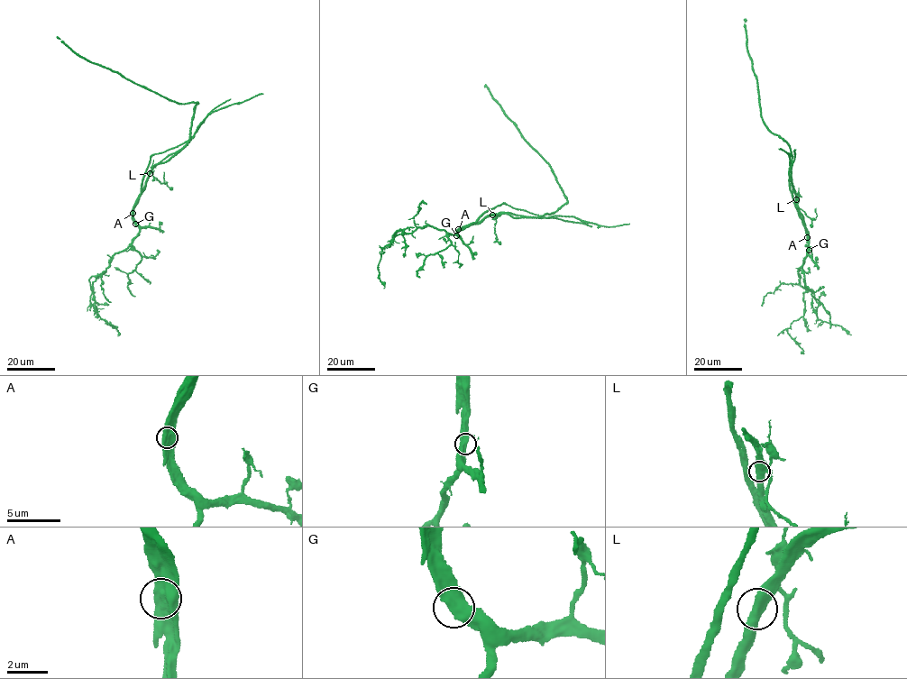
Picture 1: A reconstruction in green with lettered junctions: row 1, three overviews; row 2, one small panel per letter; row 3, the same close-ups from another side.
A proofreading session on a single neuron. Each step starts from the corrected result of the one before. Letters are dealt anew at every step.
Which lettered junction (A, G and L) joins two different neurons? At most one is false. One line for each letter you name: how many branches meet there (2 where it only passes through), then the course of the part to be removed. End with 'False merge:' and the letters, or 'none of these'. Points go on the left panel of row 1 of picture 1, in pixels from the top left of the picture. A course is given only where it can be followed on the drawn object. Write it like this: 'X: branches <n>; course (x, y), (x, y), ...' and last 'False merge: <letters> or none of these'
A: branches 2; course (132, 213), (151, 156), (184, 143), (194, 134), (206, 115), (231, 99)
False merge: A

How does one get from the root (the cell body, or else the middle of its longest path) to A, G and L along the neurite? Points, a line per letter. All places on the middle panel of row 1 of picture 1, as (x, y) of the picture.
A: (512, 216), (504, 214), (489, 215), (458, 229)
G: (512, 216), (504, 214), (489, 215), (465, 226), (456, 235)
L: (512, 216), (506, 214), (492, 215)

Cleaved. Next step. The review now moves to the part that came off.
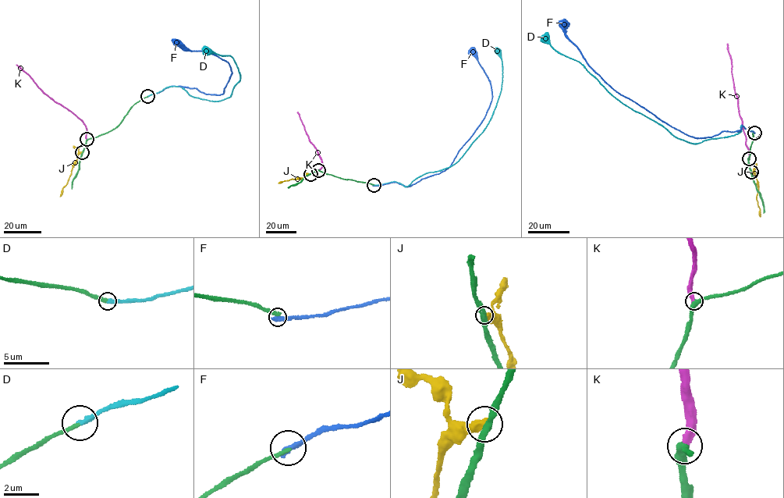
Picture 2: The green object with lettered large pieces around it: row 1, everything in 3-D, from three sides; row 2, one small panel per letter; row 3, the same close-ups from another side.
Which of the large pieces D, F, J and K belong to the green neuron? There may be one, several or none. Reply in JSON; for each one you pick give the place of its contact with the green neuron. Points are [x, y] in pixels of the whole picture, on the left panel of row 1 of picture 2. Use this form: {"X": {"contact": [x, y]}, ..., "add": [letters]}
{"D": {"contact": [148, 96]}, "K": {"contact": [86, 139]}, "add": ["D", "K"]}

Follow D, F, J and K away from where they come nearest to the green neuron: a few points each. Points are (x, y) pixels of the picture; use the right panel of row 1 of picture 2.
D: (753, 132), (741, 125), (734, 135), (697, 144), (680, 140), (625, 105), (578, 62), (555, 51), (542, 35)
F: (754, 133), (742, 126), (732, 132), (696, 138), (668, 124), (616, 92), (594, 72), (566, 37), (565, 19)
J: (751, 172), (758, 186), (757, 199), (760, 216)
K: (749, 158), (727, 44)

